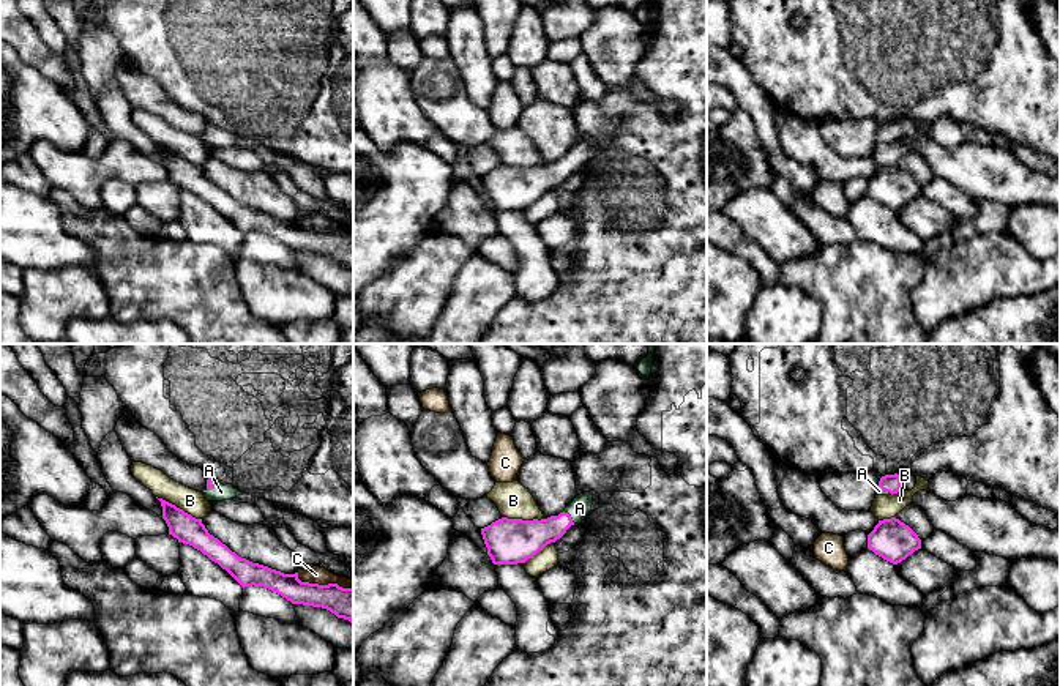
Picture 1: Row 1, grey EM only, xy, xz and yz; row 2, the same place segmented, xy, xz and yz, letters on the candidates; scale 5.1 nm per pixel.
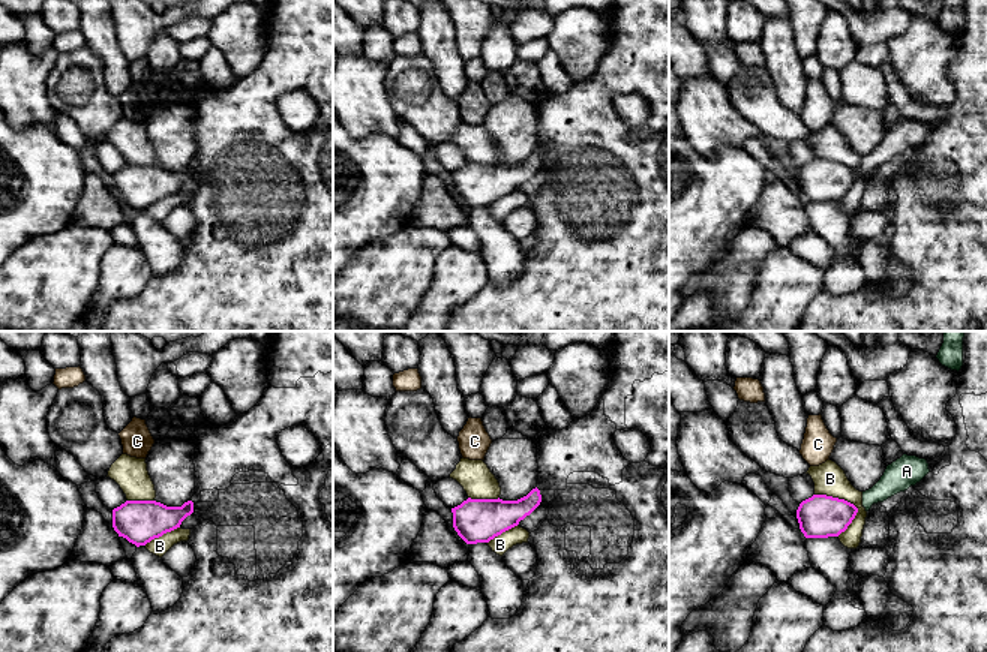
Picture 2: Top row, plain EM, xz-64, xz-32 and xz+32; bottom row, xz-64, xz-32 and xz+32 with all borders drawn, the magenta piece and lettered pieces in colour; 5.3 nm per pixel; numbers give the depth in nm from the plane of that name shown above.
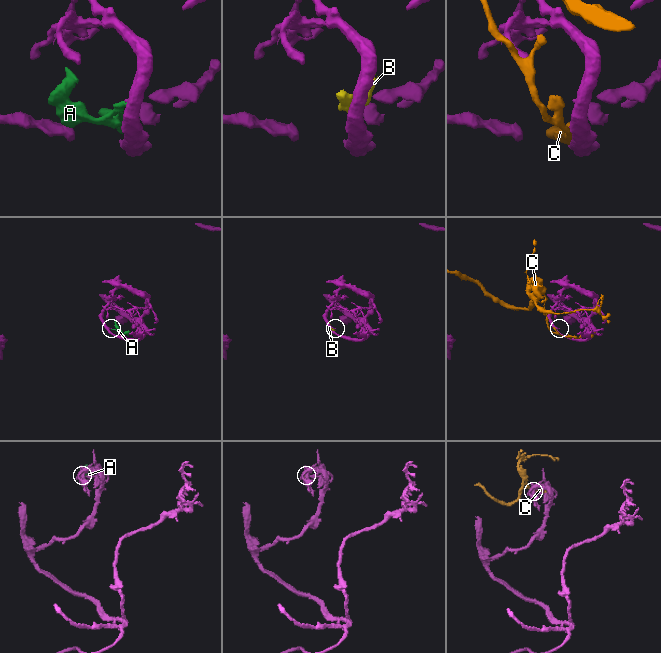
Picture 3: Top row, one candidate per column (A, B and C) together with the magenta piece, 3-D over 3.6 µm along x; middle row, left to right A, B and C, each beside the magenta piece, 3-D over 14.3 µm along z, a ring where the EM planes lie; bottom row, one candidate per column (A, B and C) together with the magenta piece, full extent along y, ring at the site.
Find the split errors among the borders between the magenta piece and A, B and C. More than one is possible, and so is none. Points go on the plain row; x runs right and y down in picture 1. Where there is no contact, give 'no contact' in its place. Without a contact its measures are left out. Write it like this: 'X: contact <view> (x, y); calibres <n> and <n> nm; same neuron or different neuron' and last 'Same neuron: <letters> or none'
A: contact xz (570, 163); calibres 180 and 110 nm; same neuron
B: contact xz (526, 167); calibres 240 and 180 nm; different neuron
C: contact xy (324, 232); calibres 170 and 90 nm; different neuron
Same neuron: A

